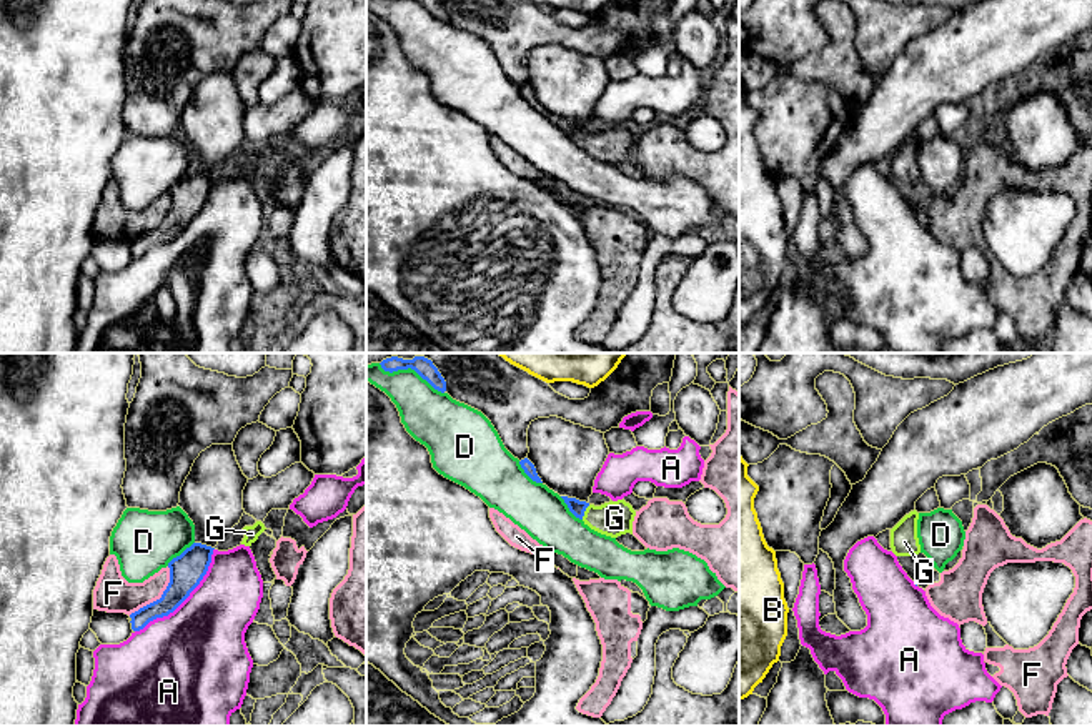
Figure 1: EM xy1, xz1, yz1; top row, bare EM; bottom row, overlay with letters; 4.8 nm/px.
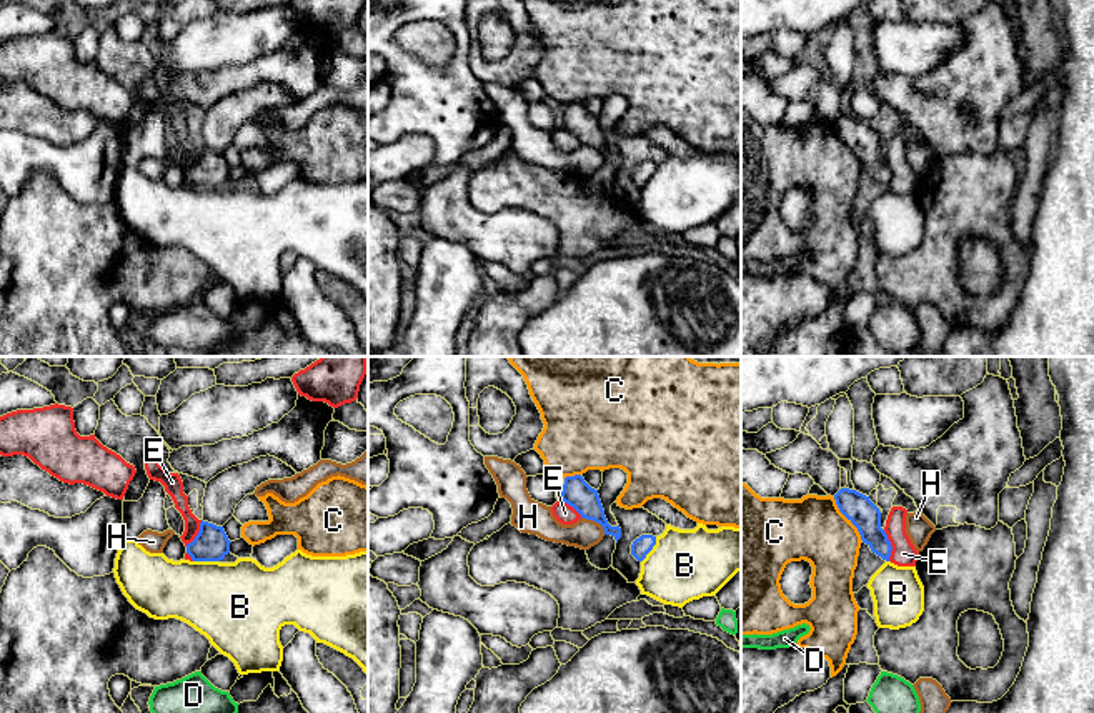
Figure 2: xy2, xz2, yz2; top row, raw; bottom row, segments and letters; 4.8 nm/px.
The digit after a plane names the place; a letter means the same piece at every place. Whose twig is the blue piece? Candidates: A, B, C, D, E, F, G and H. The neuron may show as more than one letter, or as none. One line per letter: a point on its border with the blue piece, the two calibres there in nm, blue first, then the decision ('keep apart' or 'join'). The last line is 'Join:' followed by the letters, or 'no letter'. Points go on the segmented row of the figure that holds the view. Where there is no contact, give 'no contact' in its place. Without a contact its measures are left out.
A: meets blue in xy1 at (185, 598); 160 nm thick on the blue side, 440 nm on the other; keep apart
B: meets blue in xy2 at (207, 560); 160 nm thick on the blue side, 400 nm on the other; keep apart
C: meets blue in yz2 at (848, 518); 150 nm thick on the blue side, 320 nm on the other; keep apart
D: meets blue in xy1 at (182, 553); 160 nm thick on the blue side, 300 nm on the other; keep apart
E: meets blue in yz2 at (890, 545); 150 nm thick on the blue side, 120 nm on the other; keep apart
F: meets blue in xy1 at (160, 598); 160 nm thick on the blue side, 180 nm on the other; keep apart
G: meets blue in xz1 at (585, 510); 70 nm thick on the blue side, 170 nm on the other; join
H: meets blue in xz2 at (595, 520); 140 nm thick on the blue side, 140 nm on the other; keep apart
Join: G

